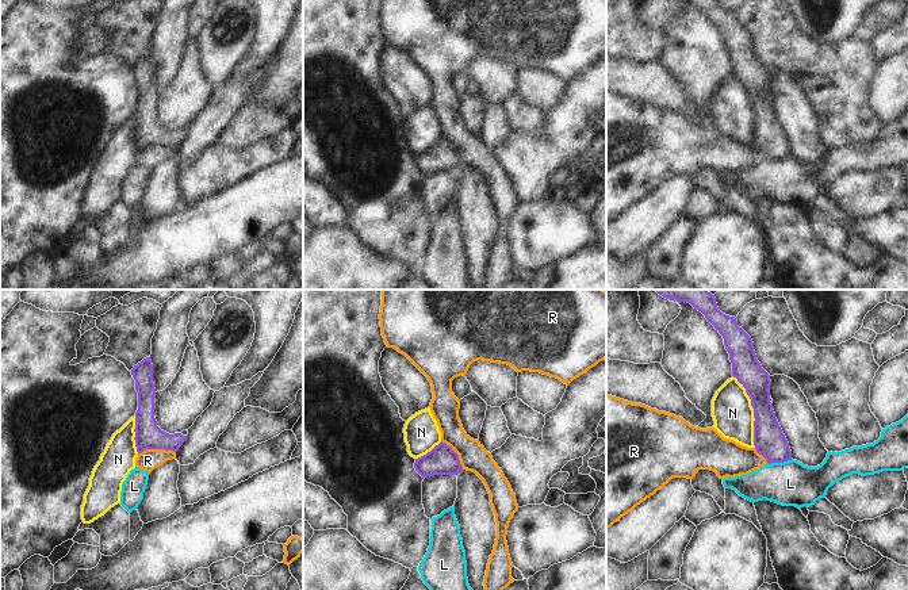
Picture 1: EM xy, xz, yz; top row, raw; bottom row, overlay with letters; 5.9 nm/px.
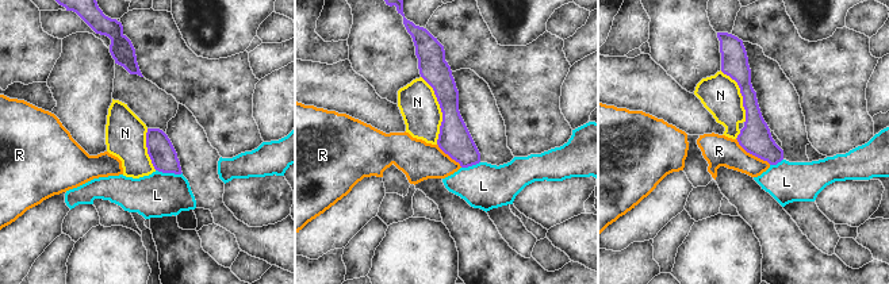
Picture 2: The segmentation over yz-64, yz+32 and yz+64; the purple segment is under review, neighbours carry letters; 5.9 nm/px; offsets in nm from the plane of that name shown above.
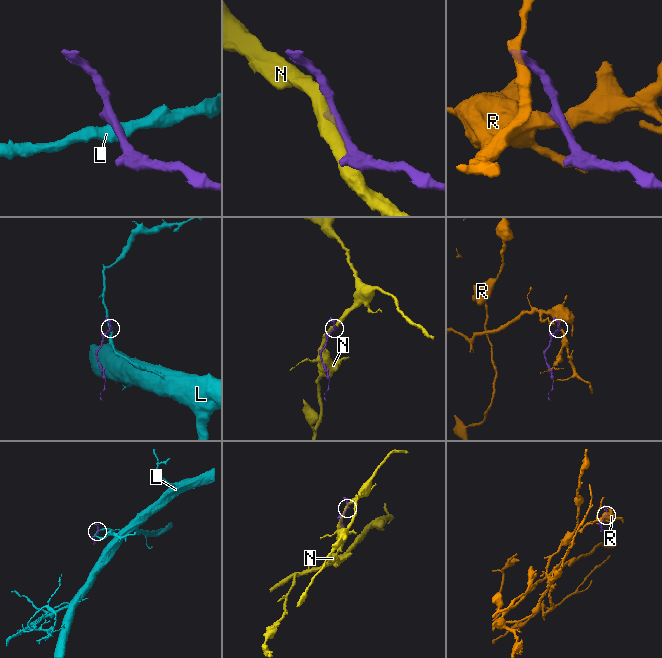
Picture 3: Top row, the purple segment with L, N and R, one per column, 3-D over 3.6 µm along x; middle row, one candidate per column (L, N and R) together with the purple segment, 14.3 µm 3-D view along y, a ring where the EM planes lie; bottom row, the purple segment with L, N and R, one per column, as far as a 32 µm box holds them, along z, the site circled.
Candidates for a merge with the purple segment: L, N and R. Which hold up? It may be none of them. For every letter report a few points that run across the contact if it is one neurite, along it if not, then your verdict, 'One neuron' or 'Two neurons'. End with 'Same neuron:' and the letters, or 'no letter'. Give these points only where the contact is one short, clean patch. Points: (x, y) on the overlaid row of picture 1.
L: Line: yz (792, 459), (767, 463). Two neurons
N: Two neurons
R: Line: xy (175, 451), (144, 449), (138, 455). Two neurons
Same neuron: no letter.

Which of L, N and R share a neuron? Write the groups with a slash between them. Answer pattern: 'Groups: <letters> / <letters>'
Groups: L / N / R.

